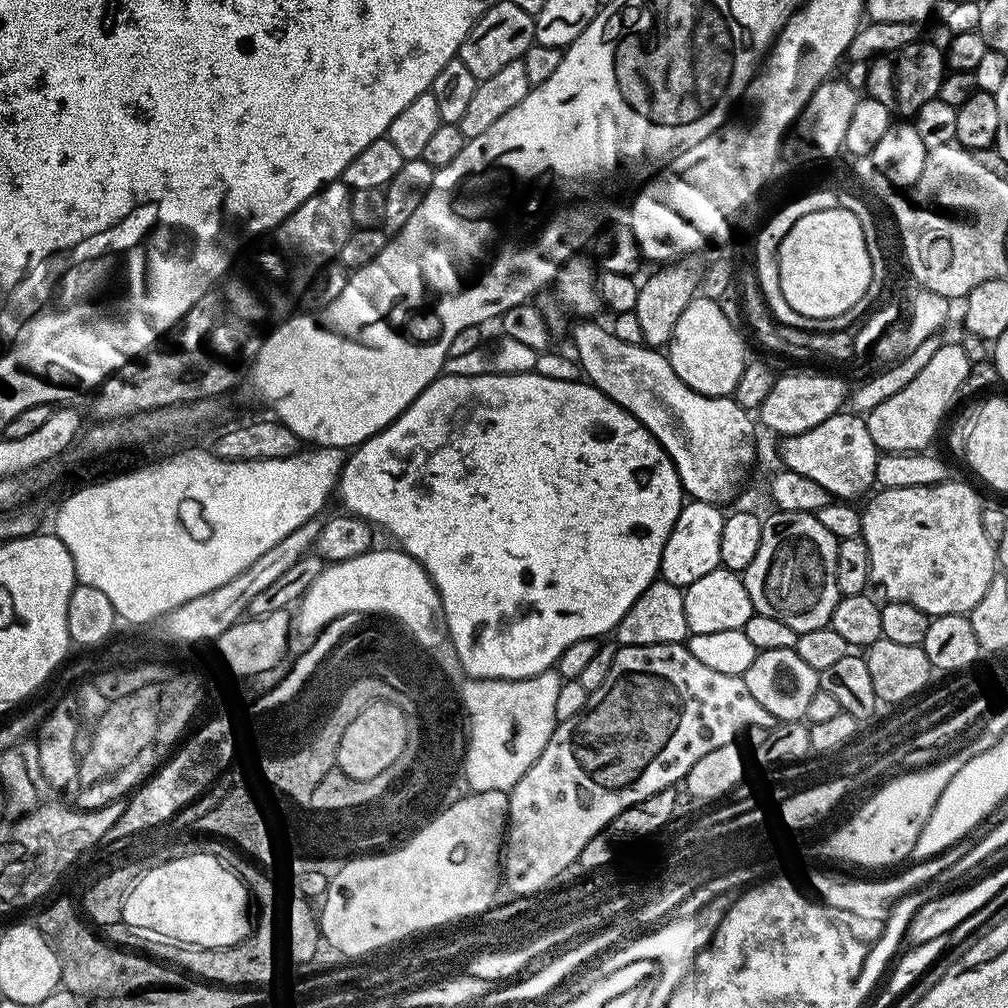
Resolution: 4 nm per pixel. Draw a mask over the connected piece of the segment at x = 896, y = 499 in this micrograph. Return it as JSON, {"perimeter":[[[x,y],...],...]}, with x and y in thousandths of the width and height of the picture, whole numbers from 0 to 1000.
{"perimeter":[[[947,474],[936,476],[935,479],[927,482],[903,482],[895,486],[878,484],[869,489],[871,489],[870,492],[861,501],[856,501],[853,531],[859,538],[859,546],[863,548],[864,578],[868,582],[870,579],[877,586],[876,594],[878,596],[899,597],[918,607],[922,613],[946,609],[947,607],[953,609],[963,607],[964,602],[974,594],[974,589],[978,589],[978,581],[982,581],[982,577],[990,569],[990,544],[989,541],[982,538],[982,534],[978,534],[978,526],[974,526],[974,497],[972,497],[971,490],[962,481],[955,480],[954,477],[947,476]]]}

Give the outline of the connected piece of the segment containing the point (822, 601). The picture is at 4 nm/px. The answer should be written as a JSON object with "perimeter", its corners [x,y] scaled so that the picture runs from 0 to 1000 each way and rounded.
{"perimeter":[[[770,506],[767,509],[767,512],[757,513],[756,538],[752,538],[752,550],[748,550],[748,558],[744,558],[736,569],[747,608],[760,609],[760,613],[772,613],[772,617],[780,617],[780,621],[784,621],[784,625],[791,629],[820,623],[825,618],[827,601],[831,601],[834,593],[831,585],[831,538],[827,530],[823,530],[823,526],[812,518],[809,508]]]}

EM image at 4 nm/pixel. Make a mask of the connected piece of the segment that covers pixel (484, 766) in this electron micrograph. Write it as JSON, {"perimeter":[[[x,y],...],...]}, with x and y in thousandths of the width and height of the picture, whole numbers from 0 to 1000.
{"perimeter":[[[550,665],[535,667],[533,671],[518,674],[493,674],[491,677],[464,677],[464,700],[466,703],[467,725],[463,729],[460,744],[464,748],[465,783],[469,786],[494,784],[504,786],[526,764],[526,760],[538,748],[542,736],[546,736],[548,726],[554,717],[550,700],[554,696],[554,685],[558,676]]]}

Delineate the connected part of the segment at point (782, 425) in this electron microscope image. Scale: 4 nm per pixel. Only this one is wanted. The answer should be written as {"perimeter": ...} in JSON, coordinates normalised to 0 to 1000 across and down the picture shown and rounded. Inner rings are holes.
{"perimeter":[[[813,367],[786,369],[783,373],[771,372],[768,387],[760,394],[760,399],[752,406],[752,417],[771,434],[790,433],[808,426],[813,419],[829,411],[838,404],[843,393],[843,384],[833,373],[816,373]]]}

